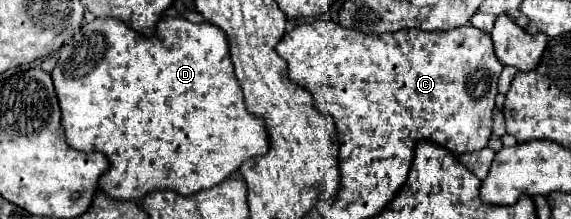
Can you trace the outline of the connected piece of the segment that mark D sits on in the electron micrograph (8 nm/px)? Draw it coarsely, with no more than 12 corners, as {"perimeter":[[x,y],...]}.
{"perimeter":[[84,23],[52,81],[100,187],[192,195],[270,147],[228,39]]}

